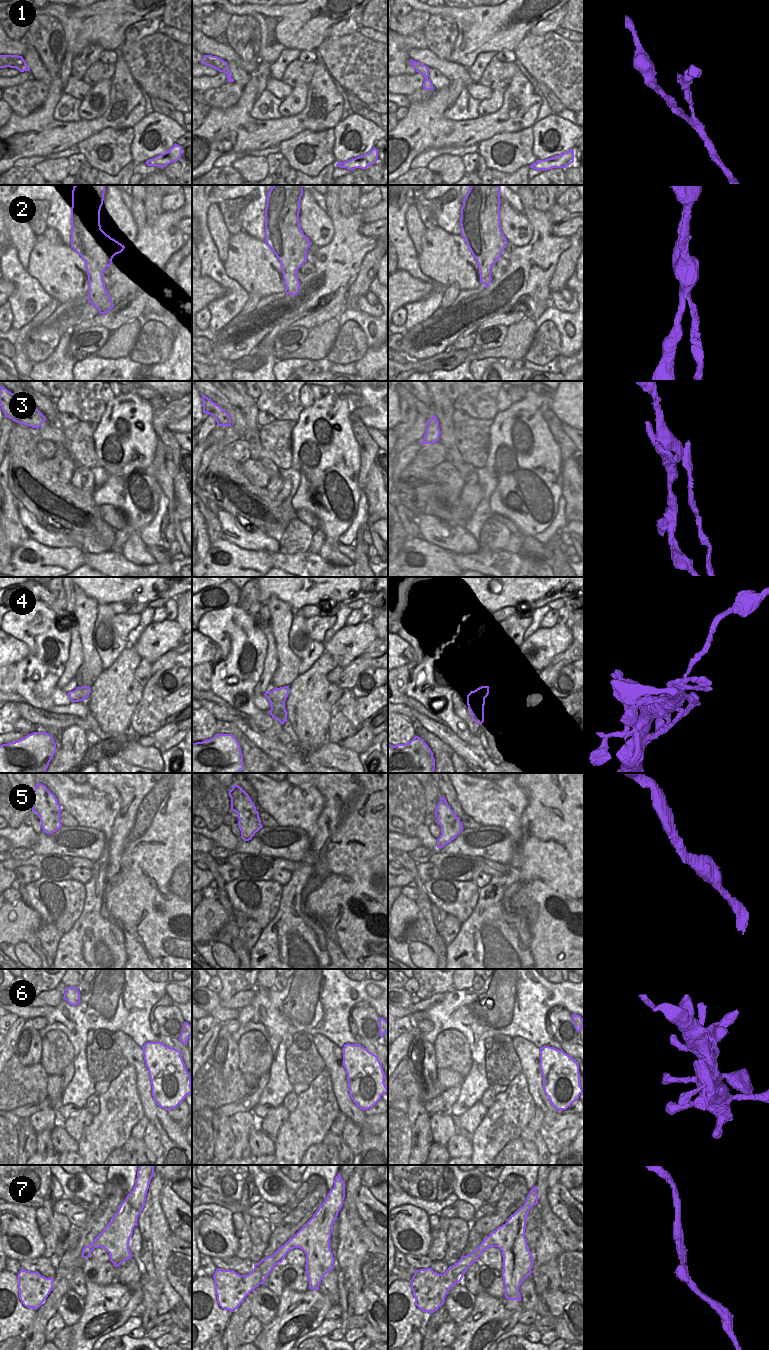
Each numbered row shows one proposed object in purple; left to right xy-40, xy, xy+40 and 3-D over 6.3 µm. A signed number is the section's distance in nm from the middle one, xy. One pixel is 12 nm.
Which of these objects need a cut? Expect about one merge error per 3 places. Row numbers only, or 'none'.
2, 4.

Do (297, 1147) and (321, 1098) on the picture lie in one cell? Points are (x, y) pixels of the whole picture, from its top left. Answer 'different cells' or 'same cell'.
same cell

